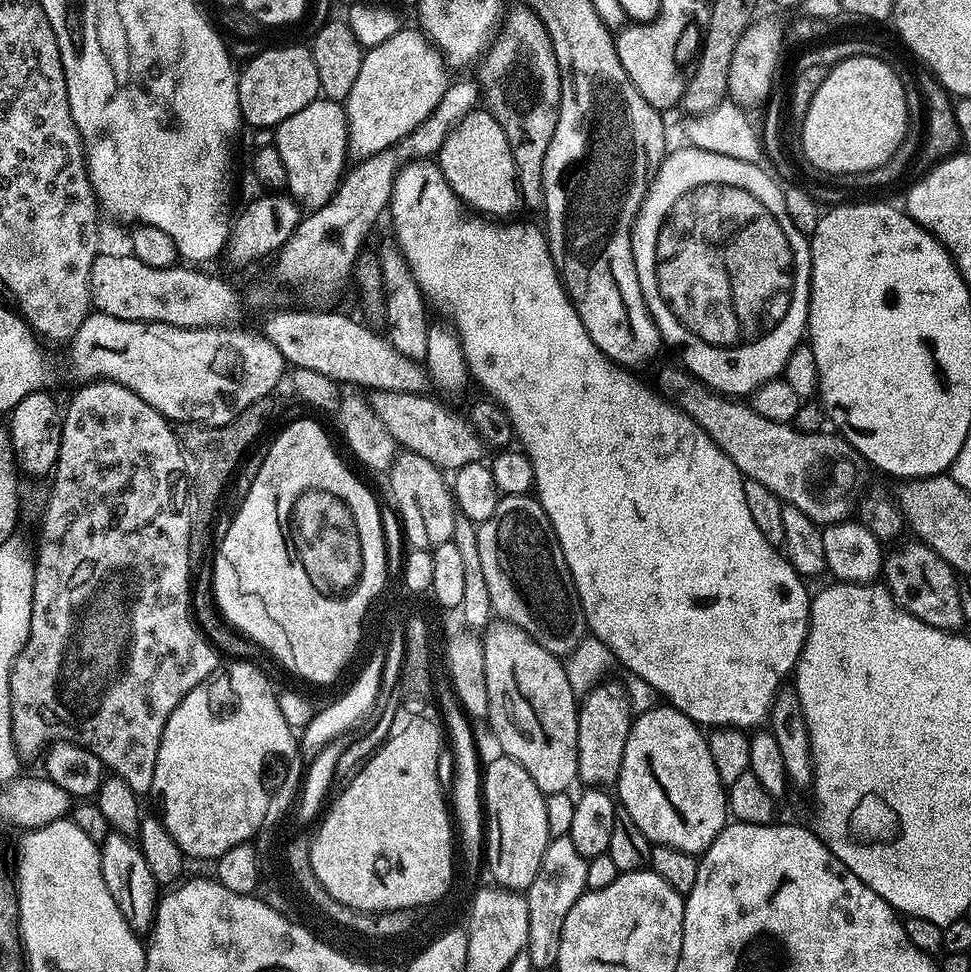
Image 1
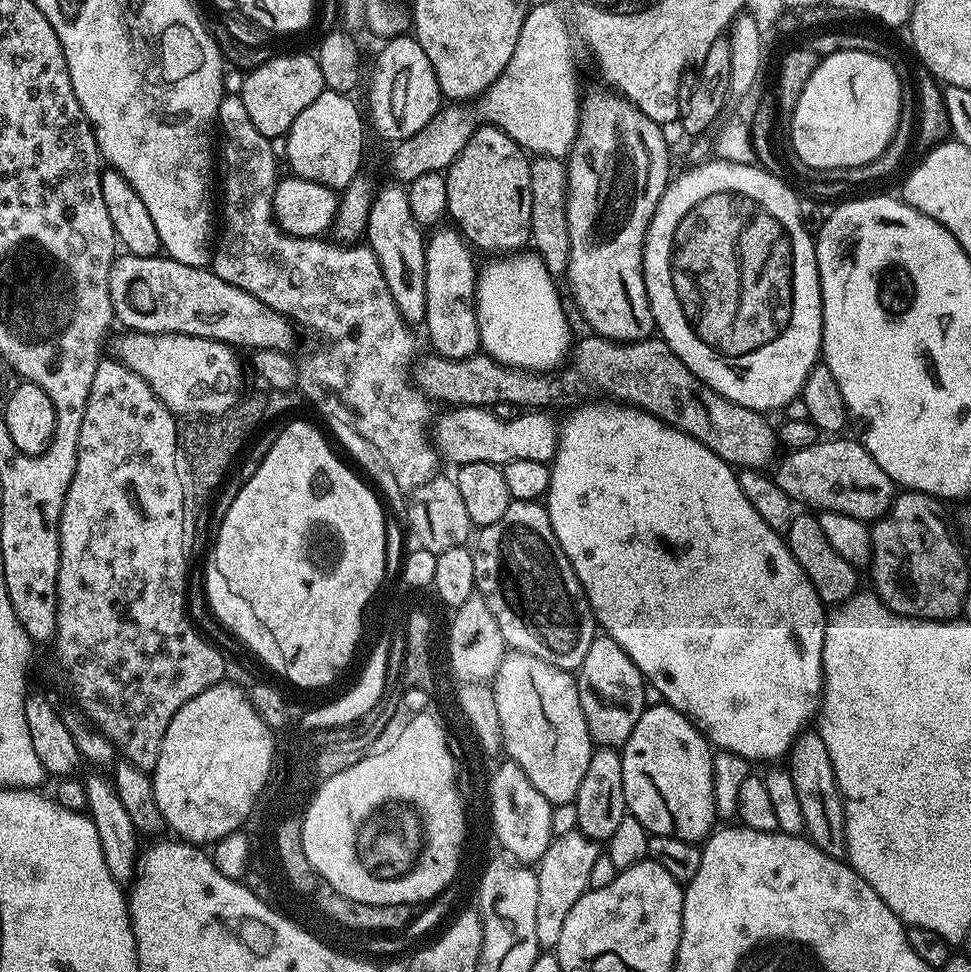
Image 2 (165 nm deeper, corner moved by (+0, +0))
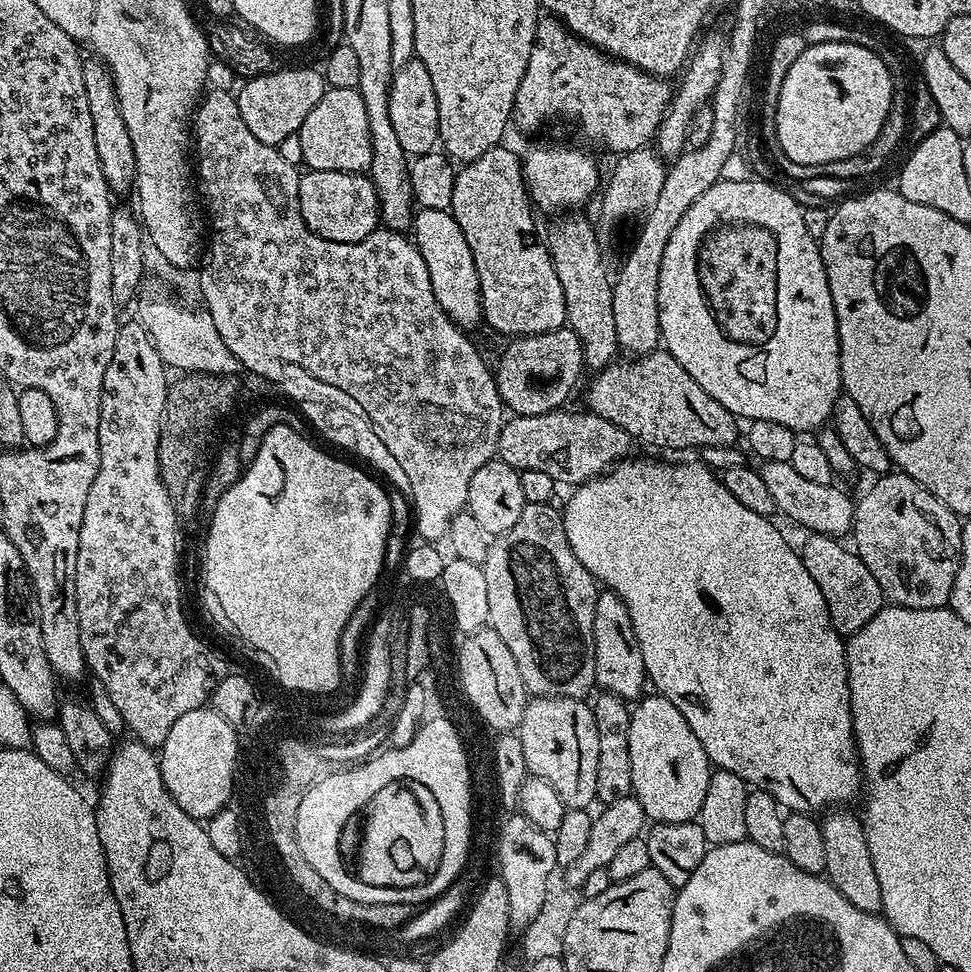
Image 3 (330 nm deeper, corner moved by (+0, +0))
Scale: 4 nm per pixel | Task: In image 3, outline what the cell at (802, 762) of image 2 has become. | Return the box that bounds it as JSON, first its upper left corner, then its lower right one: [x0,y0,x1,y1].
[820,806,882,913]

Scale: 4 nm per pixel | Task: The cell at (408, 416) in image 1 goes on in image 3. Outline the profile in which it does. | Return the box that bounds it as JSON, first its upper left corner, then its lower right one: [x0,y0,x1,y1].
[499,411,634,486]

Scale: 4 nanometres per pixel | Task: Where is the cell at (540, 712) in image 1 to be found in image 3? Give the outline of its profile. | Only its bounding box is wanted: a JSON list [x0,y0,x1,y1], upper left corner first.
[518,696,598,809]

